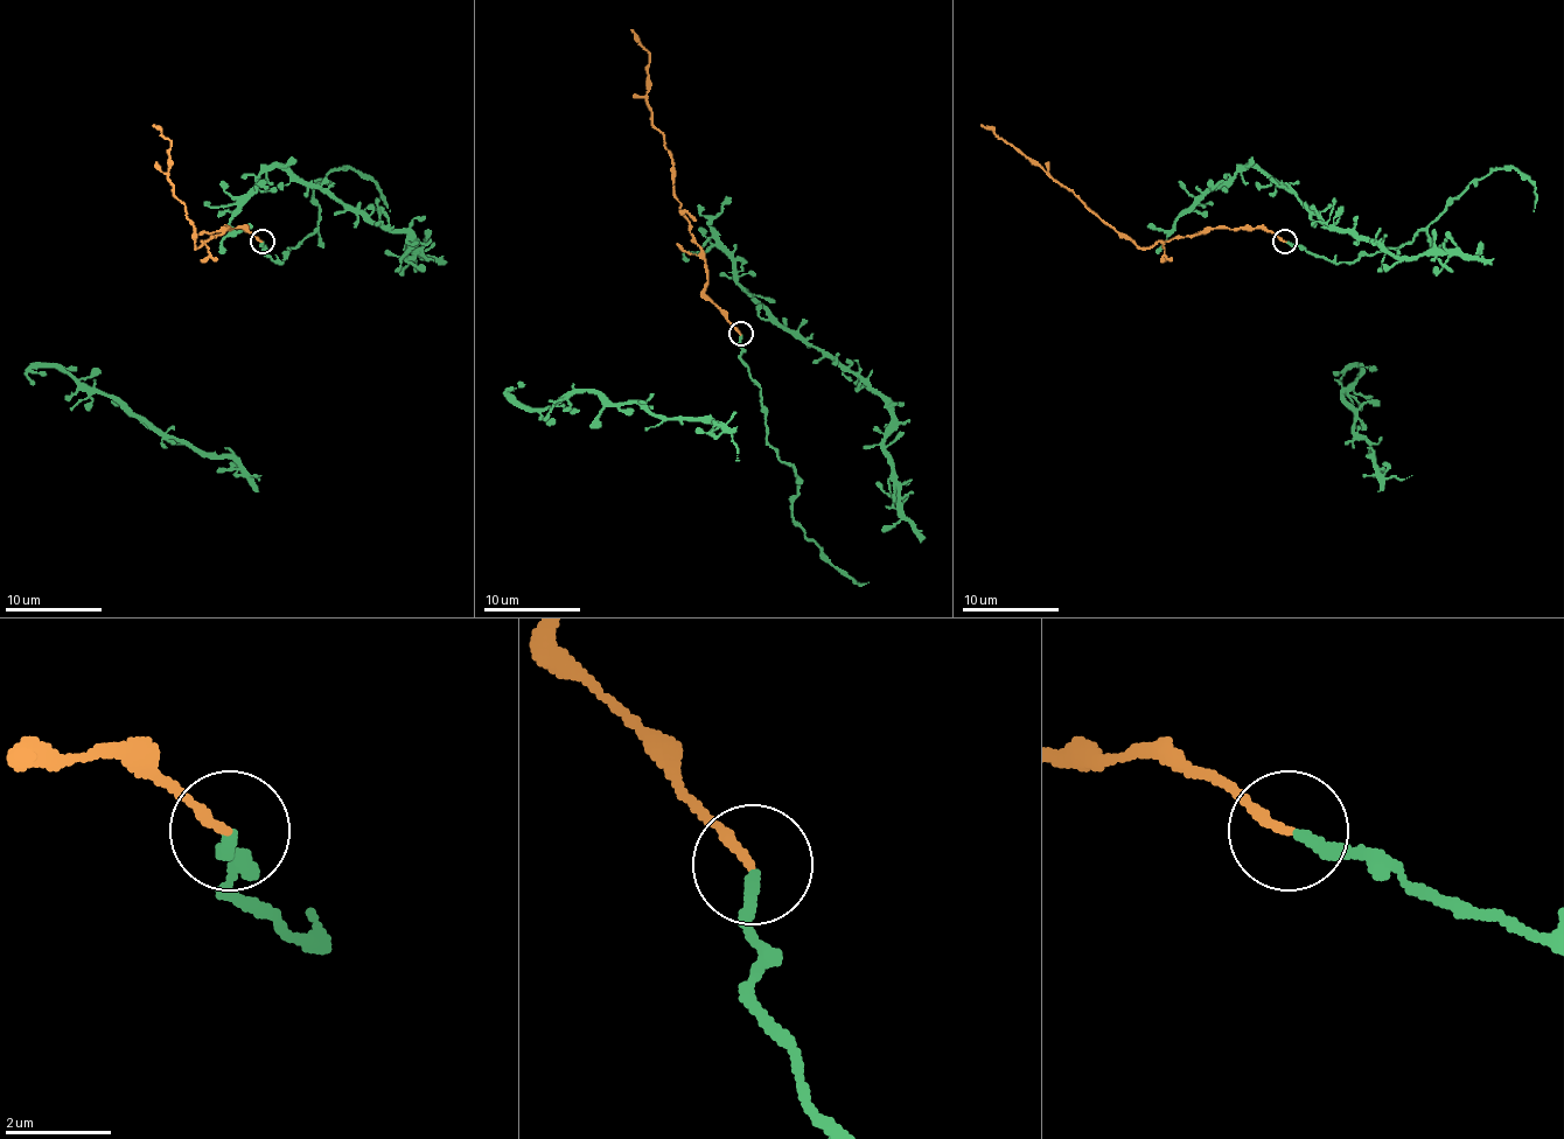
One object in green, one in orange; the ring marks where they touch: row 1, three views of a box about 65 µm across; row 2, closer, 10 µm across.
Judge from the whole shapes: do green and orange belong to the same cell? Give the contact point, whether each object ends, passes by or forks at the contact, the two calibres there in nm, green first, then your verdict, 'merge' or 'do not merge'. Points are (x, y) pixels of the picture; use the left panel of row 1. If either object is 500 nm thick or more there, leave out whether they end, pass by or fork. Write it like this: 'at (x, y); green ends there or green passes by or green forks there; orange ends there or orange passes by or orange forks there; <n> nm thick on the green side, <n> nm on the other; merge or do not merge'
at (262, 242); green ends there; orange ends there; 240 nm thick on the green side, 180 nm on the other; merge

